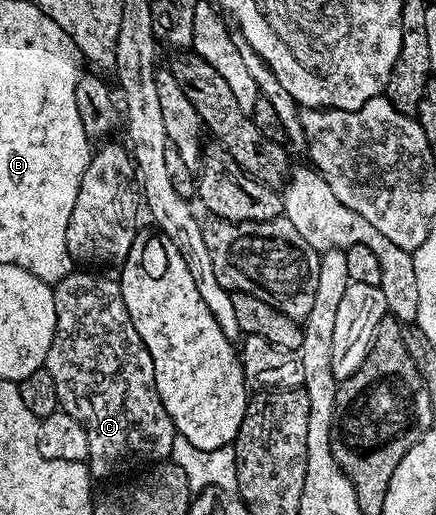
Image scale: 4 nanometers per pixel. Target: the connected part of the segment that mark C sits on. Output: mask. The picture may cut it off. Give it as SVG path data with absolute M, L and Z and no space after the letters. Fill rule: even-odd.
M74 271L68 273L62 281L57 282L53 286L53 294L55 295L55 335L51 343L51 351L47 351L47 359L43 368L48 371L55 381L55 389L58 392L58 403L60 408L67 415L71 415L75 419L79 419L81 426L87 431L87 443L89 444L89 472L94 478L109 477L105 479L113 479L116 473L121 473L124 469L133 469L136 465L145 467L153 463L160 463L170 456L173 452L173 438L175 430L171 415L167 415L167 411L161 402L161 396L157 394L155 387L155 367L151 355L147 351L147 347L143 343L143 339L139 339L139 331L135 331L135 323L131 323L131 315L127 311L127 303L123 303L123 291L121 290L120 280L104 277L101 271Z

